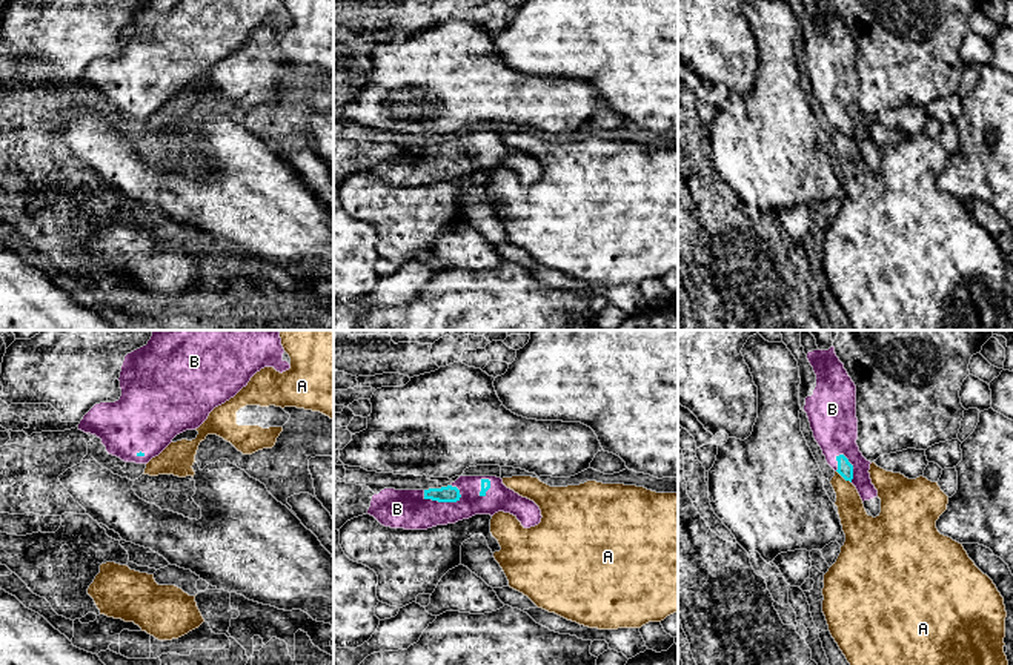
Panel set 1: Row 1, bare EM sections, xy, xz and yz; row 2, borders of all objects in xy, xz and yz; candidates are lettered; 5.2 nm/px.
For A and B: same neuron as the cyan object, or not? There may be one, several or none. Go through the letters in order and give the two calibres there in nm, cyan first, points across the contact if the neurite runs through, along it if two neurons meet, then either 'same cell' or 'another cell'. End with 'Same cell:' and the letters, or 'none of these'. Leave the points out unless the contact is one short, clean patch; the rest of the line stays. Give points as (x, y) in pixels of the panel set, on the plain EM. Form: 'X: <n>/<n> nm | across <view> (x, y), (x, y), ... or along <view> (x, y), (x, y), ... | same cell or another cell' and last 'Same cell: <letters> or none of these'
A: 80/160 nm | another cell
B: 90/200 nm | same cell
Same cell: B

